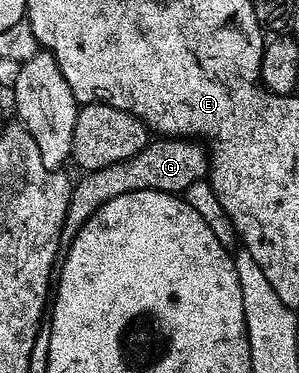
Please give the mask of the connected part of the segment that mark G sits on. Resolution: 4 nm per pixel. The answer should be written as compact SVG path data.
M160 138L149 143L134 158L118 162L97 172L81 175L72 185L72 197L66 222L64 223L64 236L71 238L95 212L106 202L118 198L127 192L141 192L154 190L155 192L171 192L184 194L191 184L205 179L208 170L208 161L205 151L197 143L182 139Z

